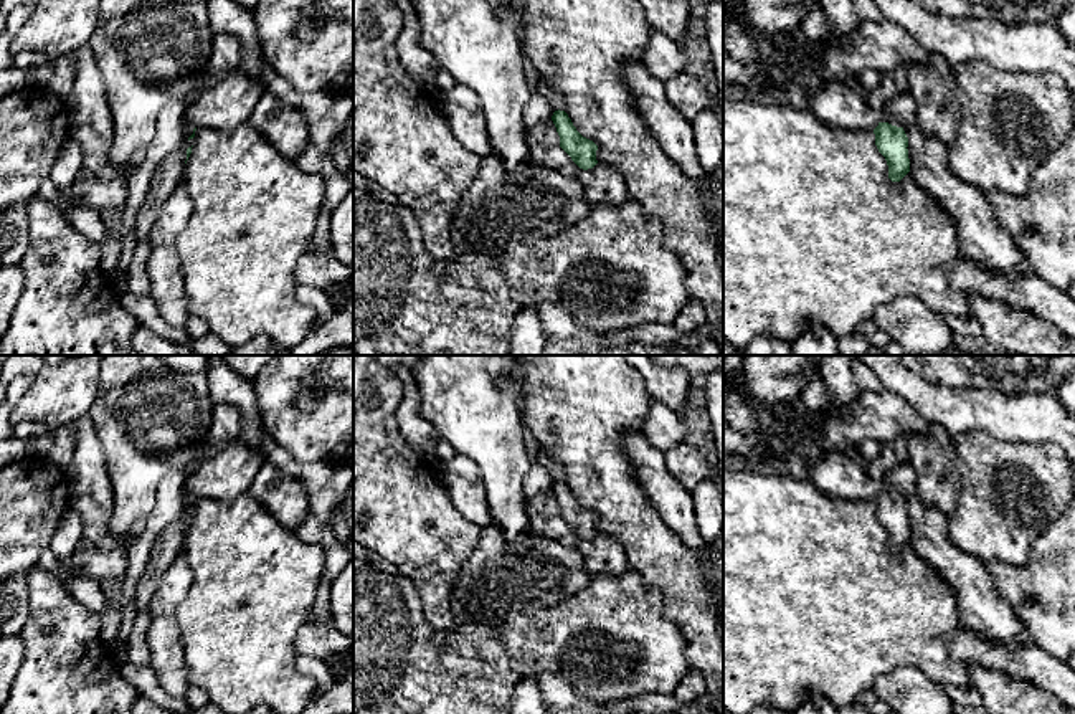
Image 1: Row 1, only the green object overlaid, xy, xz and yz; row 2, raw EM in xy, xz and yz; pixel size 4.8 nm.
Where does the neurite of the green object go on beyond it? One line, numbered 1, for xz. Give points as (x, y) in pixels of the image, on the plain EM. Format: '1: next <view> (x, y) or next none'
1: next none

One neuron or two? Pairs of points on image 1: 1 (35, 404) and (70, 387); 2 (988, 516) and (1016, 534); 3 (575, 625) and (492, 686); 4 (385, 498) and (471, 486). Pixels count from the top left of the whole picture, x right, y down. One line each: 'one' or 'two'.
1: one
2: one
3: two
4: two

